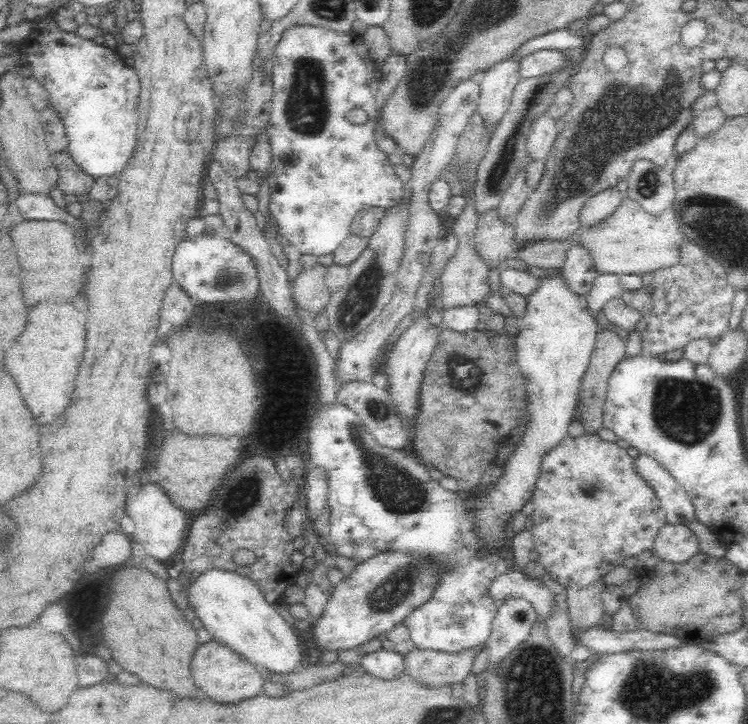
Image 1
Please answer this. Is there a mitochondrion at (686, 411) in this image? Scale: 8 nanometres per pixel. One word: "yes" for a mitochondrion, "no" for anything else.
yes

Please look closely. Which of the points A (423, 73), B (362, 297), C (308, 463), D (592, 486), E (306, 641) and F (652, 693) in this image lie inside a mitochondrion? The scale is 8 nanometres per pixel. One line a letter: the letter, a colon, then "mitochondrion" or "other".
A: mitochondrion
B: mitochondrion
C: other
D: mitochondrion
E: other
F: mitochondrion

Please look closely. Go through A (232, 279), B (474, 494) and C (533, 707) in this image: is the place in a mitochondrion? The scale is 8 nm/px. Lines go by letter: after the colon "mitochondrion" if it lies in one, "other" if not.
A: mitochondrion
B: other
C: mitochondrion

